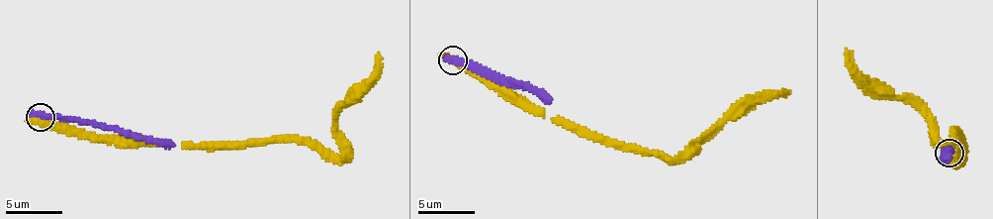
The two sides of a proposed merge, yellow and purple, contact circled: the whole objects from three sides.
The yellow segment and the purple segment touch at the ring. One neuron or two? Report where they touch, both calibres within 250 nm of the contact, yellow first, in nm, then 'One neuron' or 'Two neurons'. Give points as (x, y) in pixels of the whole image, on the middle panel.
Place: (453, 59). Thickness 420 nm (yellow) against 500 nm. Two neurons

